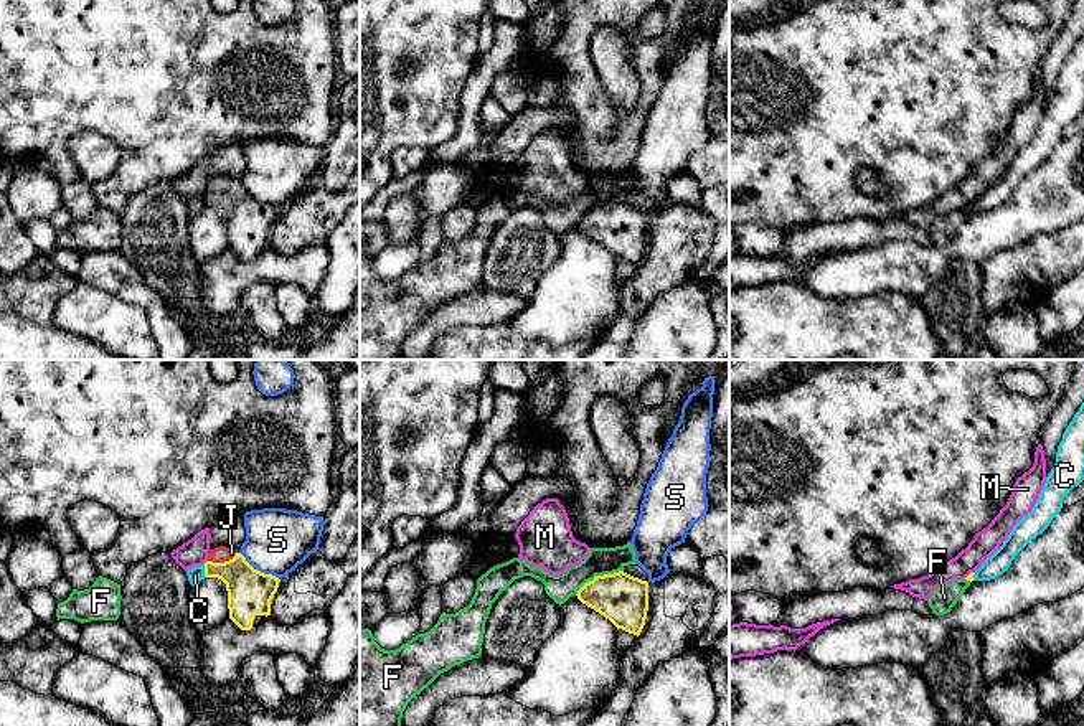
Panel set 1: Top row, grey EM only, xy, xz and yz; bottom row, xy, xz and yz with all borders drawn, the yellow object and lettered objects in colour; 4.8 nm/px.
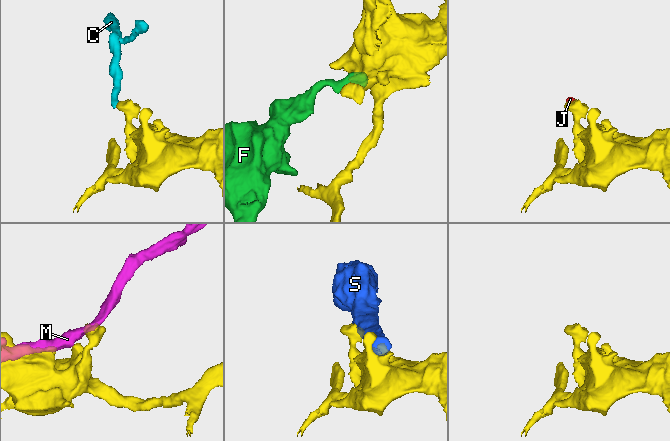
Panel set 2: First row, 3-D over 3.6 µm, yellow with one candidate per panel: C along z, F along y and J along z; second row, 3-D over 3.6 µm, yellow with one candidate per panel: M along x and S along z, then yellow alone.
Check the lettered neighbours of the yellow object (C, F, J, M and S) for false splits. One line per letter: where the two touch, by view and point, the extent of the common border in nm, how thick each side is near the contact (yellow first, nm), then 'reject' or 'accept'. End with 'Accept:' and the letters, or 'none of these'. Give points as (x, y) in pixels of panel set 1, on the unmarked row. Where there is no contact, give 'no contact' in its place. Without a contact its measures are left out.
C: meets yellow in xy at (205, 202); contact 70 nm long; 220 nm thick on the yellow side, 80 nm on the other; reject
F: meets yellow in xz at (598, 207); contact 260 nm long; 240 nm thick on the yellow side, 140 nm on the other; reject
J: meets yellow in xy at (221, 193); contact 150 nm long; 220 nm thick on the yellow side, 80 nm on the other; accept
M: meets yellow in yz at (970, 203); contact 70 nm long; 30 nm thick on the yellow side, 120 nm on the other; reject
S: meets yellow in xy at (259, 202); contact 240 nm long; 220 nm thick on the yellow side, 320 nm on the other; reject
Accept: J

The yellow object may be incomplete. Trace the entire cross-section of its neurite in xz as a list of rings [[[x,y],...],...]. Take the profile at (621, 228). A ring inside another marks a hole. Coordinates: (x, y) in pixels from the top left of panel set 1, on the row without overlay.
[[[624,201],[596,206],[577,221],[577,229],[617,259],[640,266],[648,241],[648,213]]]

